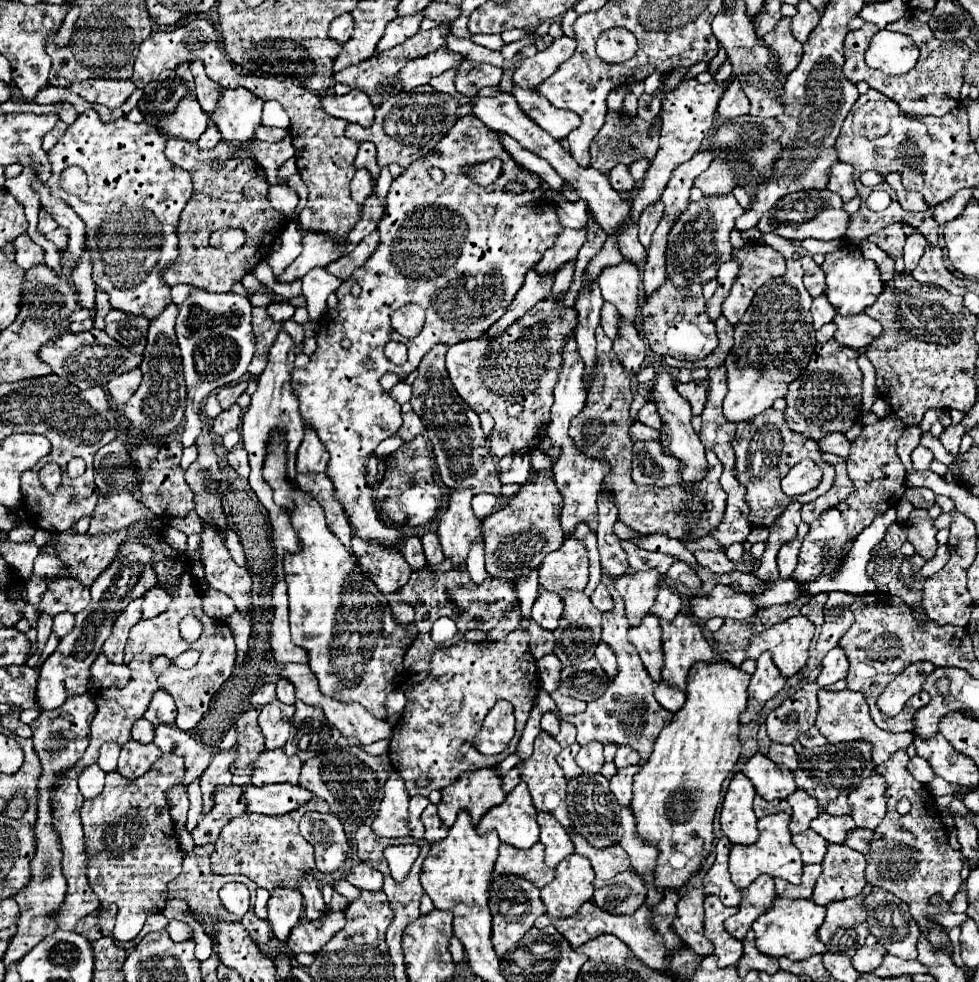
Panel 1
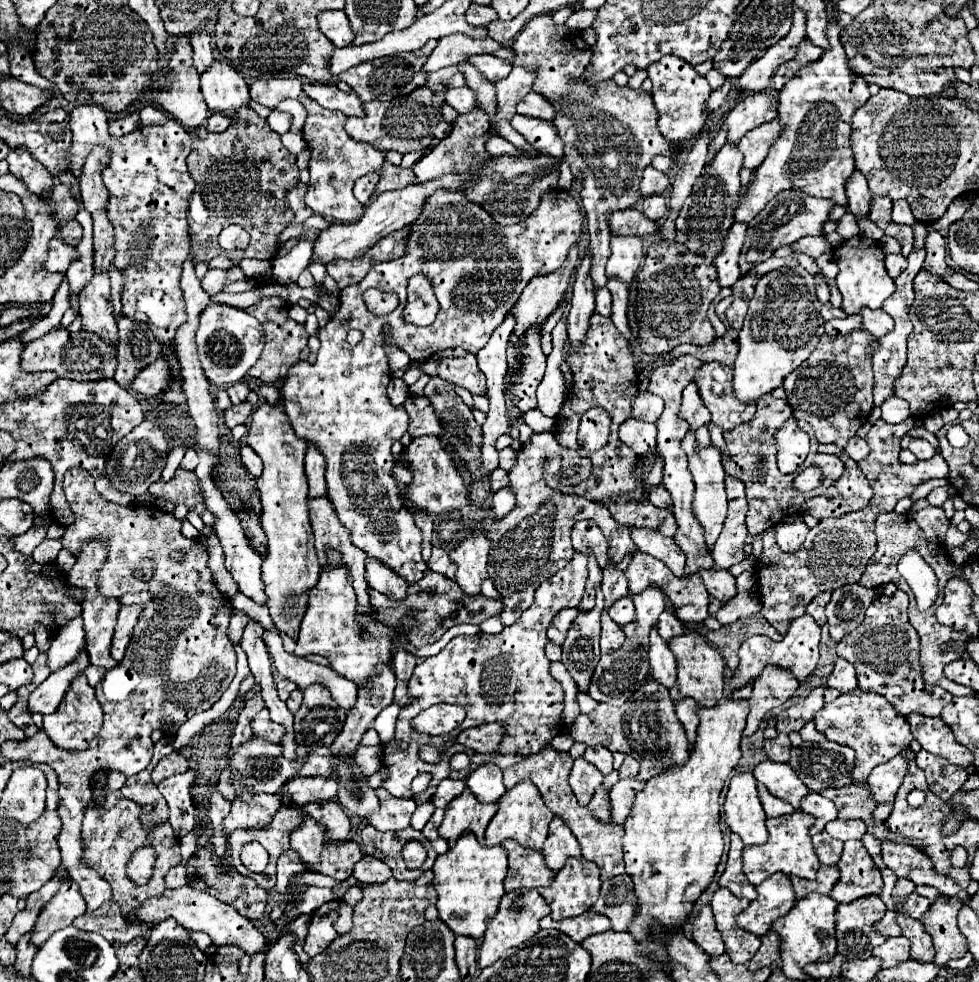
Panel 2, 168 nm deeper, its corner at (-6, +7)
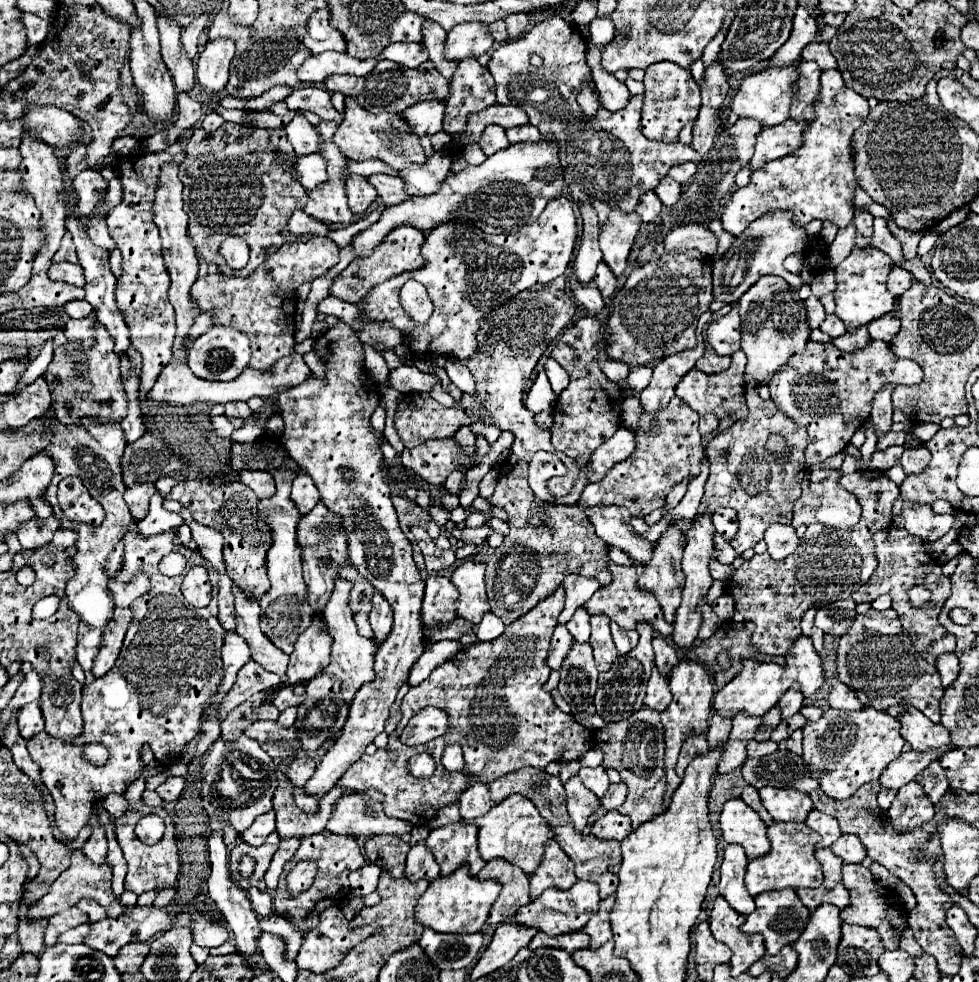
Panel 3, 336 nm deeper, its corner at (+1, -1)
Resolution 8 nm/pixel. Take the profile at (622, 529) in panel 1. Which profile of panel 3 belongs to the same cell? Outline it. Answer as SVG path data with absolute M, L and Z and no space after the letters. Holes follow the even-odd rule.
M672 398L668 406L660 408L650 416L648 428L648 412L640 414L638 428L634 430L636 450L624 464L616 464L600 484L588 484L580 496L580 506L624 506L634 516L648 516L650 512L664 506L666 494L672 486L680 484L684 478L696 478L700 474L700 464L704 460L702 436L698 432L698 414L684 404L680 398Z

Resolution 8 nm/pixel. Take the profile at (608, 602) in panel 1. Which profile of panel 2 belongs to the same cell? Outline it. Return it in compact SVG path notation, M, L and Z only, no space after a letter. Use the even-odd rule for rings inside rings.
M625 596L625 598L615 600L615 604L609 606L609 616L611 616L617 624L621 624L621 626L627 624L627 622L631 622L633 616L635 616L635 610L633 610L633 602L631 602L631 598Z

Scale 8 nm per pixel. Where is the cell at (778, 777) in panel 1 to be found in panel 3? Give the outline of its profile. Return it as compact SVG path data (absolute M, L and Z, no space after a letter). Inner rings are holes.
M766 786L760 790L760 796L774 822L804 822L814 808L810 796L796 788Z

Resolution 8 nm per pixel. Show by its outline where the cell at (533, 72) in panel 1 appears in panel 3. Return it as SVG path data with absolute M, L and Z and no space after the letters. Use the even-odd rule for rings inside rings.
M488 126L478 144L480 144L480 148L486 156L492 156L494 152L500 152L500 150L510 146L510 142L506 138L506 132L500 126Z

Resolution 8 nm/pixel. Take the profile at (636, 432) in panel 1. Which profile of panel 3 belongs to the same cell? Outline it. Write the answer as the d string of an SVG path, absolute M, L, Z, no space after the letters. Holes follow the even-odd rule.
M618 428L612 438L608 438L604 444L598 446L598 450L592 452L586 472L588 482L600 482L614 464L624 462L634 450L636 450L636 442L632 430Z

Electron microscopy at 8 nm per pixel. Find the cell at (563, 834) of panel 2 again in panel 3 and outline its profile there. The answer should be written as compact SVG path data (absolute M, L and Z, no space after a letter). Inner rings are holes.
M556 840L546 842L544 860L538 866L536 874L530 878L530 898L538 898L546 888L568 890L576 884L576 874L572 872L572 862L558 846Z

